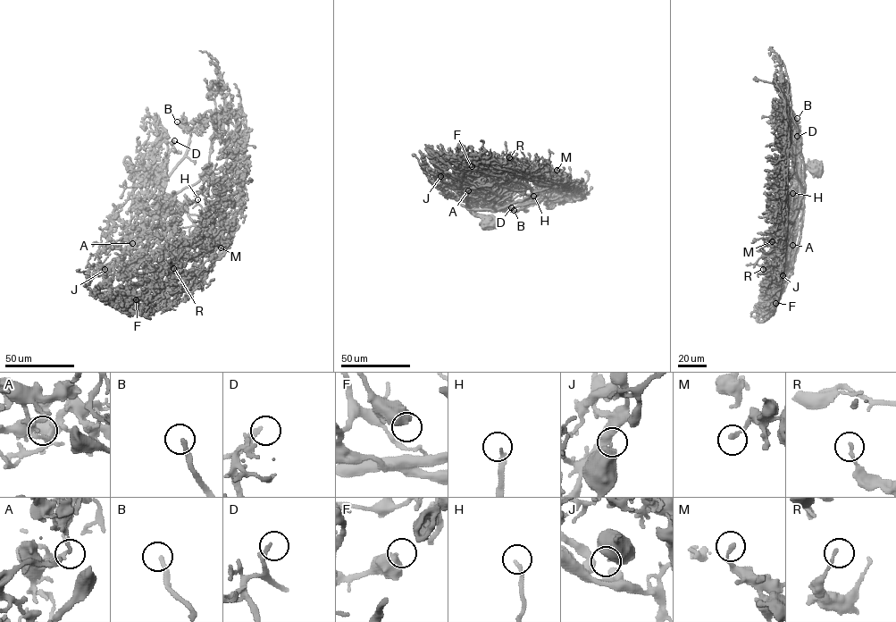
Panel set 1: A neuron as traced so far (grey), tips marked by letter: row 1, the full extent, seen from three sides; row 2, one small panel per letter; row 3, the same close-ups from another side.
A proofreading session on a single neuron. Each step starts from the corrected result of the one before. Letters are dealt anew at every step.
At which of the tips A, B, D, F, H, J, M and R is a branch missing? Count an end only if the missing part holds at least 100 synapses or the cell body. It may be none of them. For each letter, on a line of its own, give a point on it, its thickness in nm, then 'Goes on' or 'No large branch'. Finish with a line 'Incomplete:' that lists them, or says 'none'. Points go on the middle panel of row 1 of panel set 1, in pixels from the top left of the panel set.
A: Place: (468, 190). Thickness 190 nm. No large branch
B: Place: (514, 210). Thickness 200 nm. Goes on
D: Place: (511, 207). Thickness 240 nm. Goes on
F: Place: (472, 166). Thickness 700 nm. No large branch
H: Place: (533, 196). Thickness 180 nm. Goes on
J: Place: (440, 176). Thickness 320 nm. No large branch
M: Place: (556, 170). Thickness 200 nm. No large branch
R: Place: (509, 157). Thickness 160 nm. No large branch
Incomplete: B, D, H

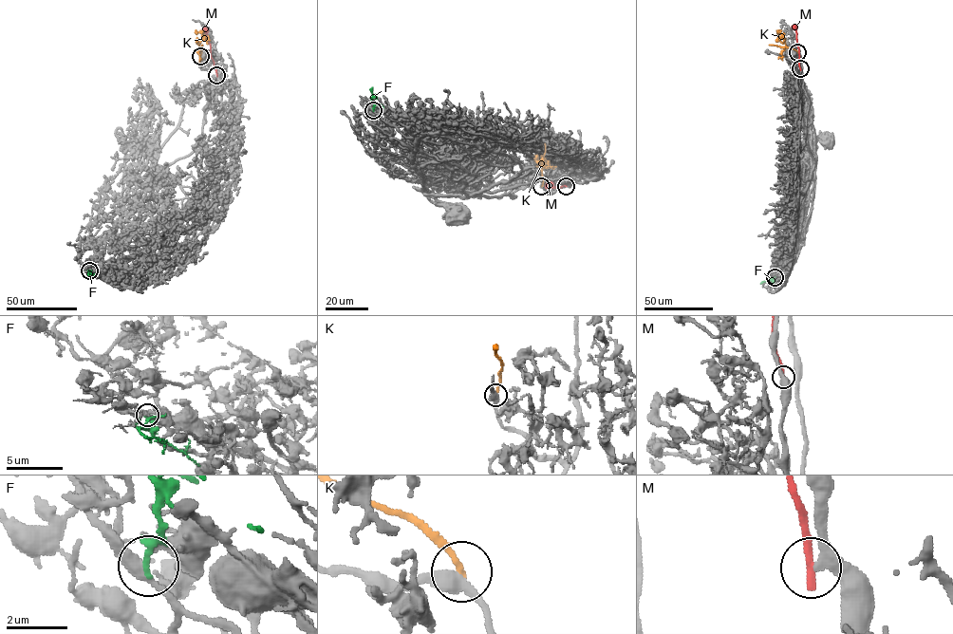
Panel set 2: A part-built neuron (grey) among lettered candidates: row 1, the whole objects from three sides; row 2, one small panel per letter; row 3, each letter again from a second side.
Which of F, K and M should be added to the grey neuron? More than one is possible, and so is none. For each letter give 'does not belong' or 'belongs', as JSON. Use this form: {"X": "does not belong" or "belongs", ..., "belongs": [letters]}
{"F": "does not belong", "K": "does not belong", "M": "does not belong", "belongs": []}

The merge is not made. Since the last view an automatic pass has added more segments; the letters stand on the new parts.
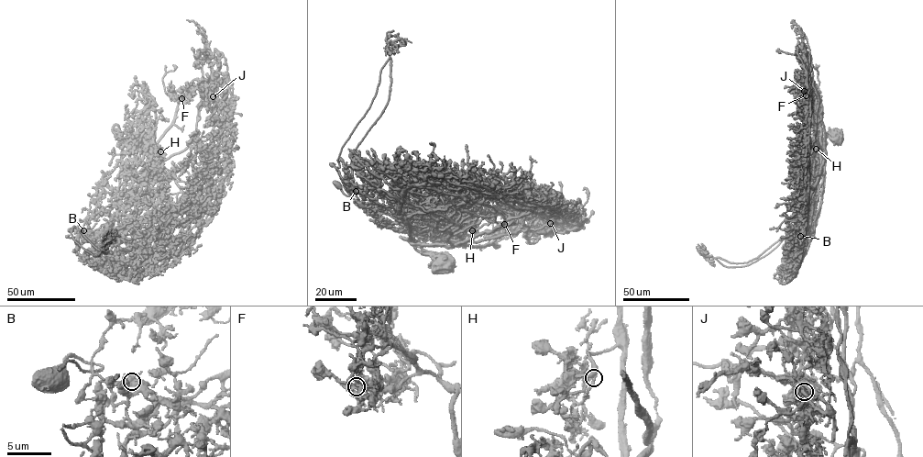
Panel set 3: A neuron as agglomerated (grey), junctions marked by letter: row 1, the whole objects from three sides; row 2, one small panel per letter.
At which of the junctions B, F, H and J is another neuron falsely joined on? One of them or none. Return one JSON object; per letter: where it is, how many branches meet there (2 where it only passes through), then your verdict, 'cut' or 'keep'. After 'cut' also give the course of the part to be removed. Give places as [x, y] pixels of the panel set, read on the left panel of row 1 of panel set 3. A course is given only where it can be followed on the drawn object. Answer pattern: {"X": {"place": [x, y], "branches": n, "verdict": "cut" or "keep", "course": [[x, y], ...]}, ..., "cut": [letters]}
{"B": {"place": [83, 230], "branches": 4, "verdict": "cut", "course": [[83, 230], [80, 228], [104, 253], [106, 244], [94, 256], [74, 239], [71, 230], [79, 228], [68, 230]]}, "F": {"place": [181, 98], "branches": 4, "verdict": "keep"}, "H": {"place": [160, 151], "branches": 4, "verdict": "keep"}, "J": {"place": [213, 96], "branches": 3, "verdict": "keep"}, "cut": ["B"]}

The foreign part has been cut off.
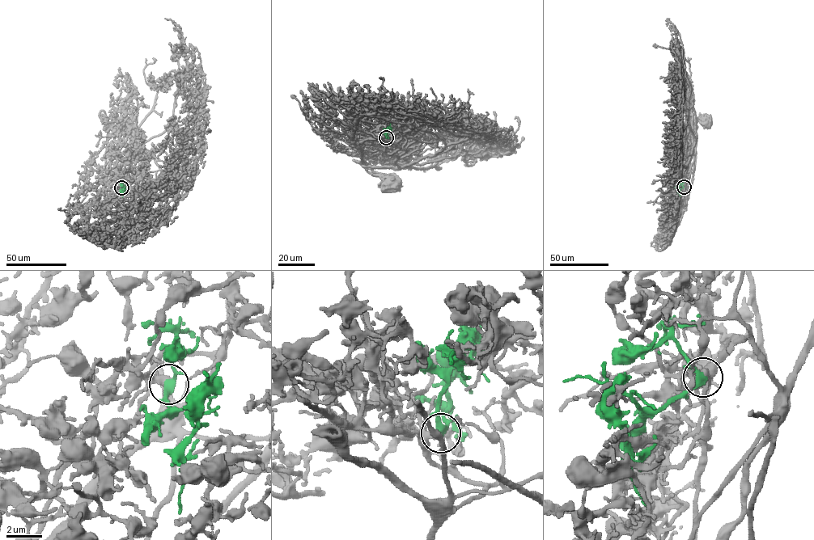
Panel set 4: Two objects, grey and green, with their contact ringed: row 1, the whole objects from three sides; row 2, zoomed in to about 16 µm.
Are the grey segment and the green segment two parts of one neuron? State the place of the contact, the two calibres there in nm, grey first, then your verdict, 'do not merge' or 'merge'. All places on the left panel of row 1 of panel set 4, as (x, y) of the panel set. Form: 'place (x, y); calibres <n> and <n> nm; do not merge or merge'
place (121, 187); calibres 240 and 280 nm; merge

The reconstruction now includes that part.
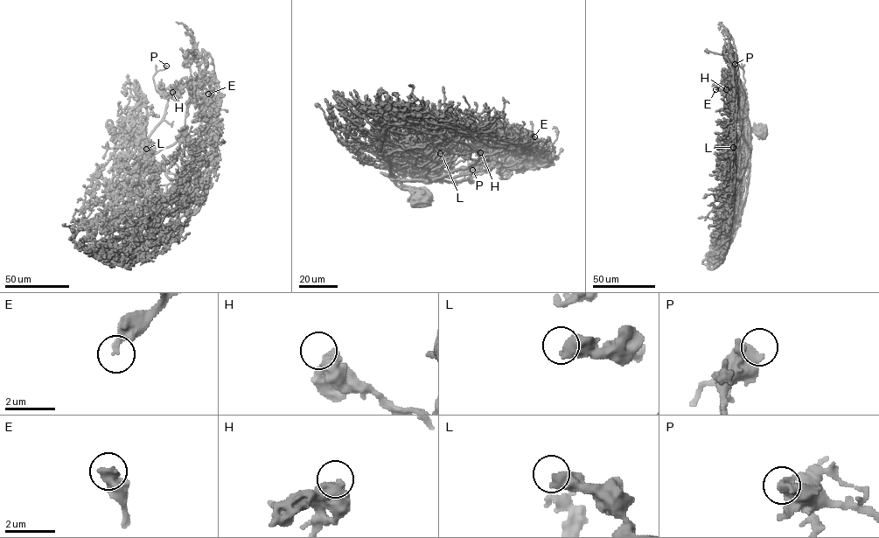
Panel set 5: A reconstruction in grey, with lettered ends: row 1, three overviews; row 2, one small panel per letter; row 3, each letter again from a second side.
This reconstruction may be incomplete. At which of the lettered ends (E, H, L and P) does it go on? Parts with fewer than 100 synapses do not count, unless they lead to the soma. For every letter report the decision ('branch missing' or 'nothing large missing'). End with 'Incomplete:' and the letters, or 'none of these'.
E: nothing large missing
H: nothing large missing
L: nothing large missing
P: nothing large missing
Incomplete: none of these

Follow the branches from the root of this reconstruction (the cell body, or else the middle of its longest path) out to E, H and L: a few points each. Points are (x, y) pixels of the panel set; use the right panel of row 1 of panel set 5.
E: (760, 133), (749, 134), (749, 151), (737, 111), (730, 108), (731, 88), (715, 89)
H: (760, 133), (753, 129), (750, 138), (746, 94), (741, 91), (730, 94), (726, 89)
L: (760, 133), (753, 129), (749, 134), (750, 152), (748, 166), (746, 140), (742, 140), (738, 148), (733, 147)

